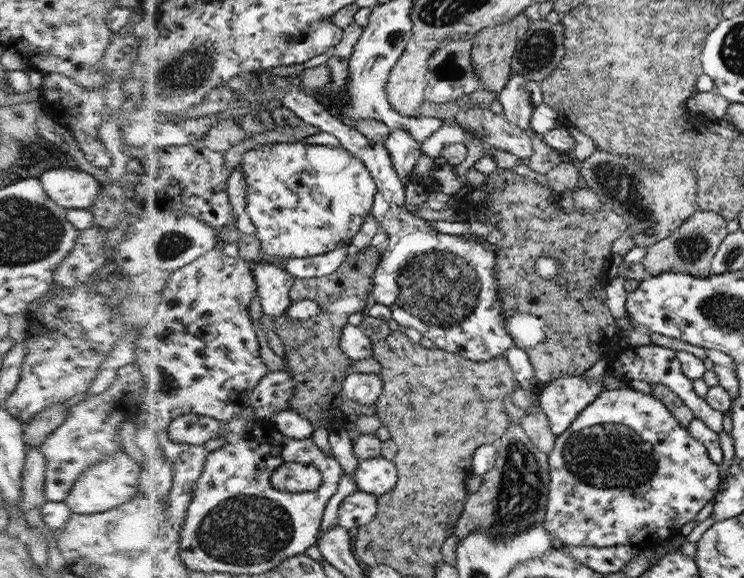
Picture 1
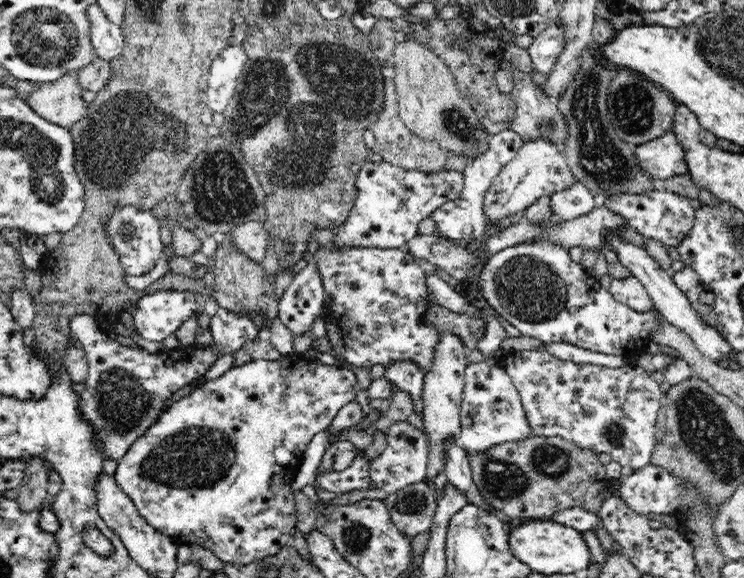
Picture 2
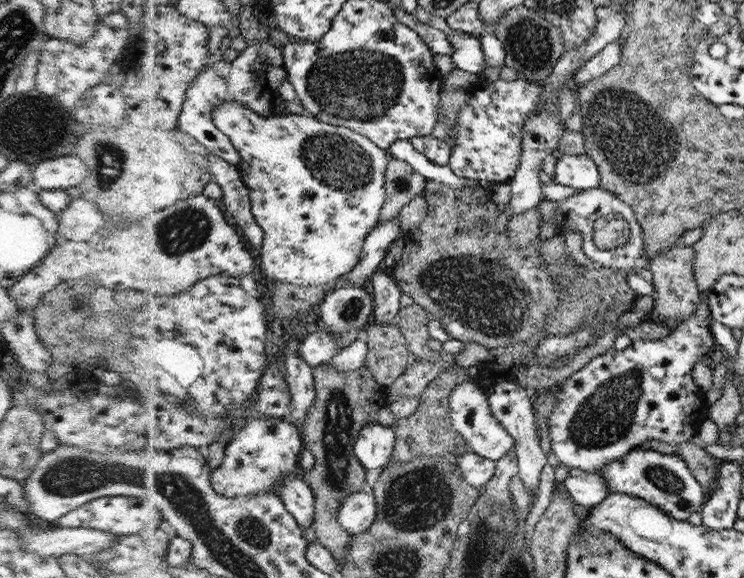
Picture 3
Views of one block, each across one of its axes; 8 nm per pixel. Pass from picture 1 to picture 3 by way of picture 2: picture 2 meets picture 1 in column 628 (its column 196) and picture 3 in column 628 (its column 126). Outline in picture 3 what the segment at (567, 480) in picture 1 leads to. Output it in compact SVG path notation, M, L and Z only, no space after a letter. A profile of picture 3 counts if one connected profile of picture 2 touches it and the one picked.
M634 448L620 461L609 462L597 470L605 478L609 494L632 494L660 507L670 518L686 520L690 514L699 512L704 504L702 485L697 481L690 466L678 454L665 454L654 449Z

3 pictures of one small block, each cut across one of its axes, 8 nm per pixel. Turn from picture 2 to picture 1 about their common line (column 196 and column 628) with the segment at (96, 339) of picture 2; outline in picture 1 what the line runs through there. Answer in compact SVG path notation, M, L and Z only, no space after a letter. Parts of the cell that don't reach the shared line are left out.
M650 343L644 346L625 348L619 354L617 364L610 368L602 376L598 378L586 378L585 376L562 377L557 380L550 381L540 391L537 396L537 403L542 407L542 410L547 414L551 431L558 436L565 432L566 429L576 420L577 416L588 406L593 404L593 400L601 393L606 391L603 377L613 376L623 379L628 384L634 380L642 380L648 384L662 384L666 388L676 392L682 402L689 406L690 410L706 423L706 426L712 432L722 432L722 418L724 413L714 410L702 397L698 397L694 388L692 388L692 380L686 378L686 375L681 367L680 358L678 358L677 350L662 347Z

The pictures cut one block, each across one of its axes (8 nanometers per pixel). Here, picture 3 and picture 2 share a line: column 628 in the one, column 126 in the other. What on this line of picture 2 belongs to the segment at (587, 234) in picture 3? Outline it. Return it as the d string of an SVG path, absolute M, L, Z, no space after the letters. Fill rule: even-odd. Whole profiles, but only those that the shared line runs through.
M117 205L111 211L109 218L103 224L103 231L106 238L113 245L113 251L120 260L120 265L126 275L144 276L148 274L152 268L156 266L156 262L164 255L163 244L160 236L160 223L153 211L143 210L142 207ZM122 224L130 224L135 228L135 235L131 238L126 238L121 234L120 226Z

